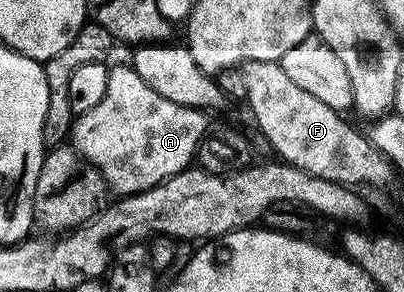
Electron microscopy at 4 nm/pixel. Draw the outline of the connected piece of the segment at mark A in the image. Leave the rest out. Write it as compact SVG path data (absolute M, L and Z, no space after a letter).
M133 65L114 66L110 71L104 100L87 114L76 118L72 145L84 161L101 172L107 187L113 193L115 190L115 195L143 194L195 165L198 149L212 130L206 118L209 117L201 110L177 106L172 104L172 100L164 100L164 96L158 92L152 92L152 88L148 88L148 84L136 76Z

